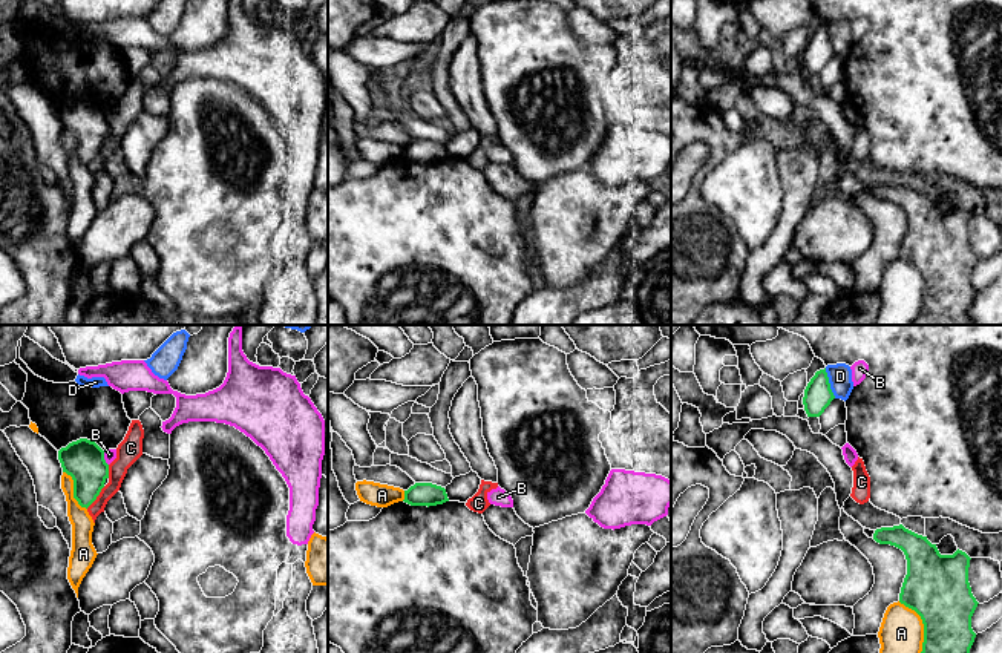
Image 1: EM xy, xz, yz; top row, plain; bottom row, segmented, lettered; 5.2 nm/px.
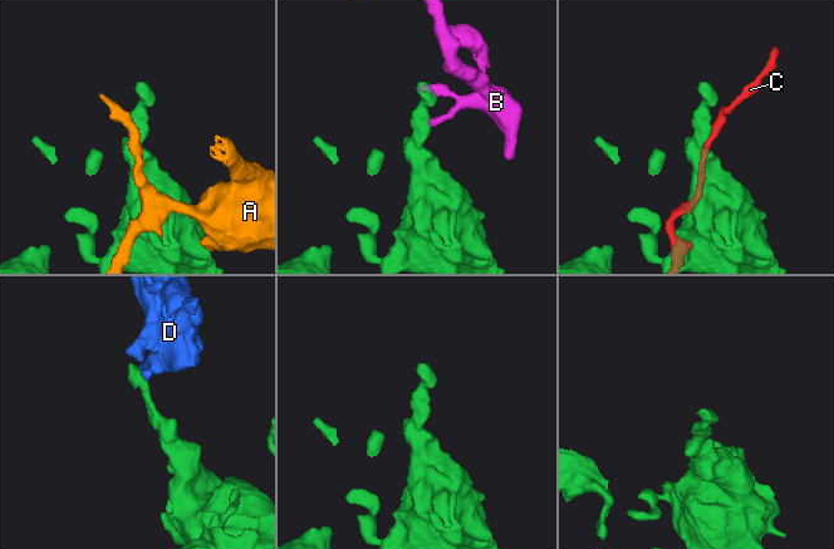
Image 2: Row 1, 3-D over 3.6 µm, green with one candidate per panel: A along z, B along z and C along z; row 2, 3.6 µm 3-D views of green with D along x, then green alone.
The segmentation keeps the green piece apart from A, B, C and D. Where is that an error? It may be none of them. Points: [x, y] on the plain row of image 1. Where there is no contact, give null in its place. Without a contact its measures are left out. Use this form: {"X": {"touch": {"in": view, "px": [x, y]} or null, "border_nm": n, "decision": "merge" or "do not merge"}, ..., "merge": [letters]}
{"A": {"touch": {"in": "yz", "px": [924, 288]}, "border_nm": 360, "decision": "do not merge"}, "B": {"touch": {"in": "xy", "px": [103, 115]}, "border_nm": 80, "decision": "do not merge"}, "C": {"touch": {"in": "xy", "px": [97, 152]}, "border_nm": 160, "decision": "do not merge"}, "D": {"touch": {"in": "yz", "px": [829, 40]}, "border_nm": 170, "decision": "do not merge"}, "merge": []}

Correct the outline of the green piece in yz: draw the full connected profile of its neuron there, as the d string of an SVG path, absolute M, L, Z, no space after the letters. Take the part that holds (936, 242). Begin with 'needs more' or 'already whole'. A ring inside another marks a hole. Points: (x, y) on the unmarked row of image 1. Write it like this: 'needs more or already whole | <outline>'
already whole | M902 181L876 185L873 196L901 205L907 216L899 259L915 267L924 281L922 308L913 325L974 325L970 319L970 305L976 294L971 273L979 259L968 239L971 215L959 205L953 212L941 212L936 201L932 201L927 193L915 190Z

